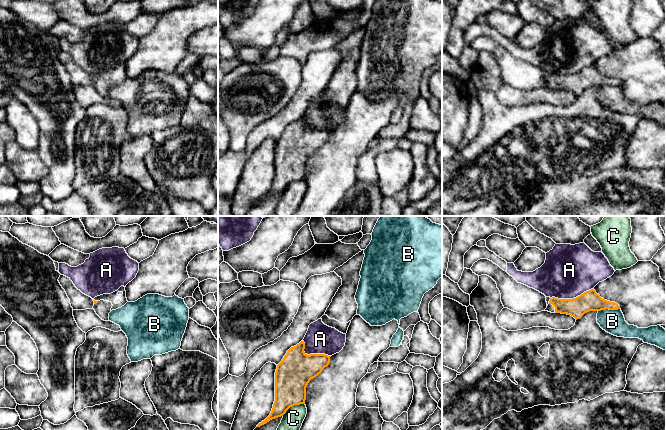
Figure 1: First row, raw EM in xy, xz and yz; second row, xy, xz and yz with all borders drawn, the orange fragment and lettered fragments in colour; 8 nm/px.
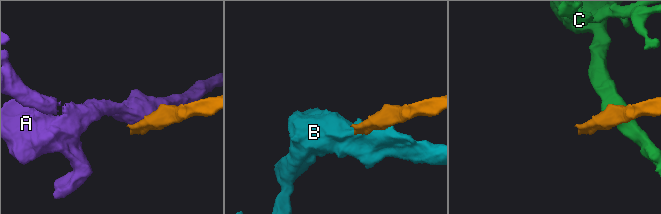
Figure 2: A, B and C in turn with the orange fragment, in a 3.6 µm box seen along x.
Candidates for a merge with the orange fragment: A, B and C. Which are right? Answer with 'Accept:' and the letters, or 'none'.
Accept: none

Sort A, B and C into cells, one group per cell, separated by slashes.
A / B / C

